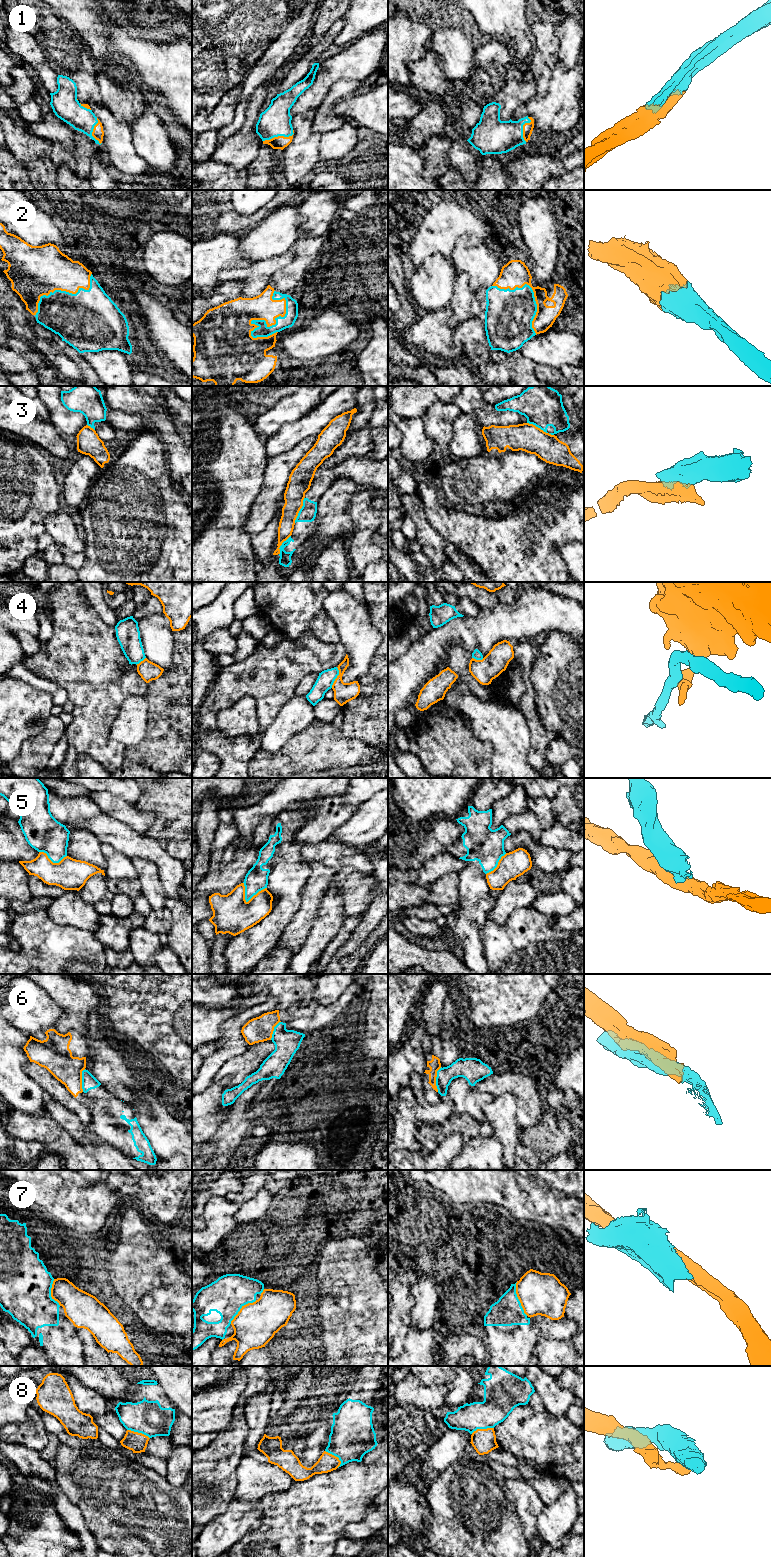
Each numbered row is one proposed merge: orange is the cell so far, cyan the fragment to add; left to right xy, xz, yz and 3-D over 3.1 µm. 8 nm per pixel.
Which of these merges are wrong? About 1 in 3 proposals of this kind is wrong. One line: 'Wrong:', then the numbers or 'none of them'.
Wrong: 3, 4, 5, 6, 7, 8

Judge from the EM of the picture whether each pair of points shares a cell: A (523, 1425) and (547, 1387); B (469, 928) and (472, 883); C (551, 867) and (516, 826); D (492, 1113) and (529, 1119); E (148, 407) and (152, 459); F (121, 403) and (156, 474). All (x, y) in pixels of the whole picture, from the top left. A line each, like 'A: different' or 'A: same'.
A: different
B: same
C: different
D: different
E: different
F: different

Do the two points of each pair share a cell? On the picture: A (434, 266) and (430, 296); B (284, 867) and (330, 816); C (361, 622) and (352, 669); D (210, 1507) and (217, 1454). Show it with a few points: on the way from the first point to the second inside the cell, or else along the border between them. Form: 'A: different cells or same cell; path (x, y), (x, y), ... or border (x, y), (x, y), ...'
A: same cell; path (434, 273), (431, 289)
B: different cells; border (306, 821), (296, 834), (296, 840), (302, 845)
C: same cell; path (360, 634), (360, 657)
D: same cell; path (210, 1494), (216, 1486), (216, 1467)

